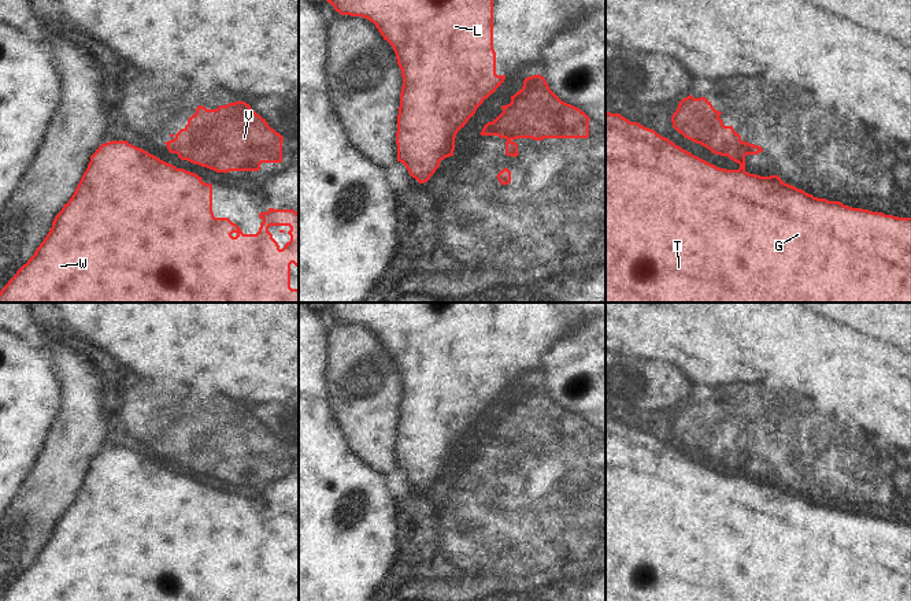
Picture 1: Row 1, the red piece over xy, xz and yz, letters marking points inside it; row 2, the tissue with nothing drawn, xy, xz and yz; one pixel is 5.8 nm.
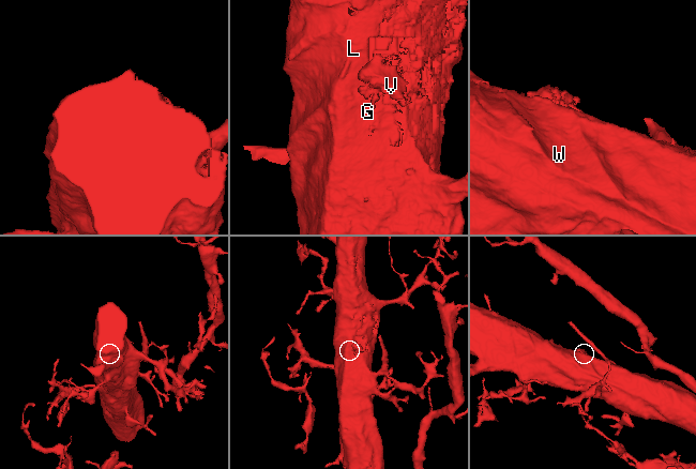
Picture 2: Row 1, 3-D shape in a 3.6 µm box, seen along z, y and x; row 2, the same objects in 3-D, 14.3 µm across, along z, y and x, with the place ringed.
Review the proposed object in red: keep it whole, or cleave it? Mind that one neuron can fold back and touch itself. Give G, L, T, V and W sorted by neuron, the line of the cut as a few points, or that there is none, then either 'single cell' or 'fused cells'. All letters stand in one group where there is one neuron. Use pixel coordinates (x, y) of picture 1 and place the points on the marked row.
groups G L T W / V; cut xy (167, 145), (178, 145), (186, 159); fused cells

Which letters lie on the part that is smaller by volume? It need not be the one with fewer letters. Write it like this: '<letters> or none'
V

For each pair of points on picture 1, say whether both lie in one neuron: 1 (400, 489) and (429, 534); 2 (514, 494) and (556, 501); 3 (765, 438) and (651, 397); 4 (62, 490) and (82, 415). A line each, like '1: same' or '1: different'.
1: same
2: different
3: different
4: same

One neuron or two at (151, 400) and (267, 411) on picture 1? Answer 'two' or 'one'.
two

